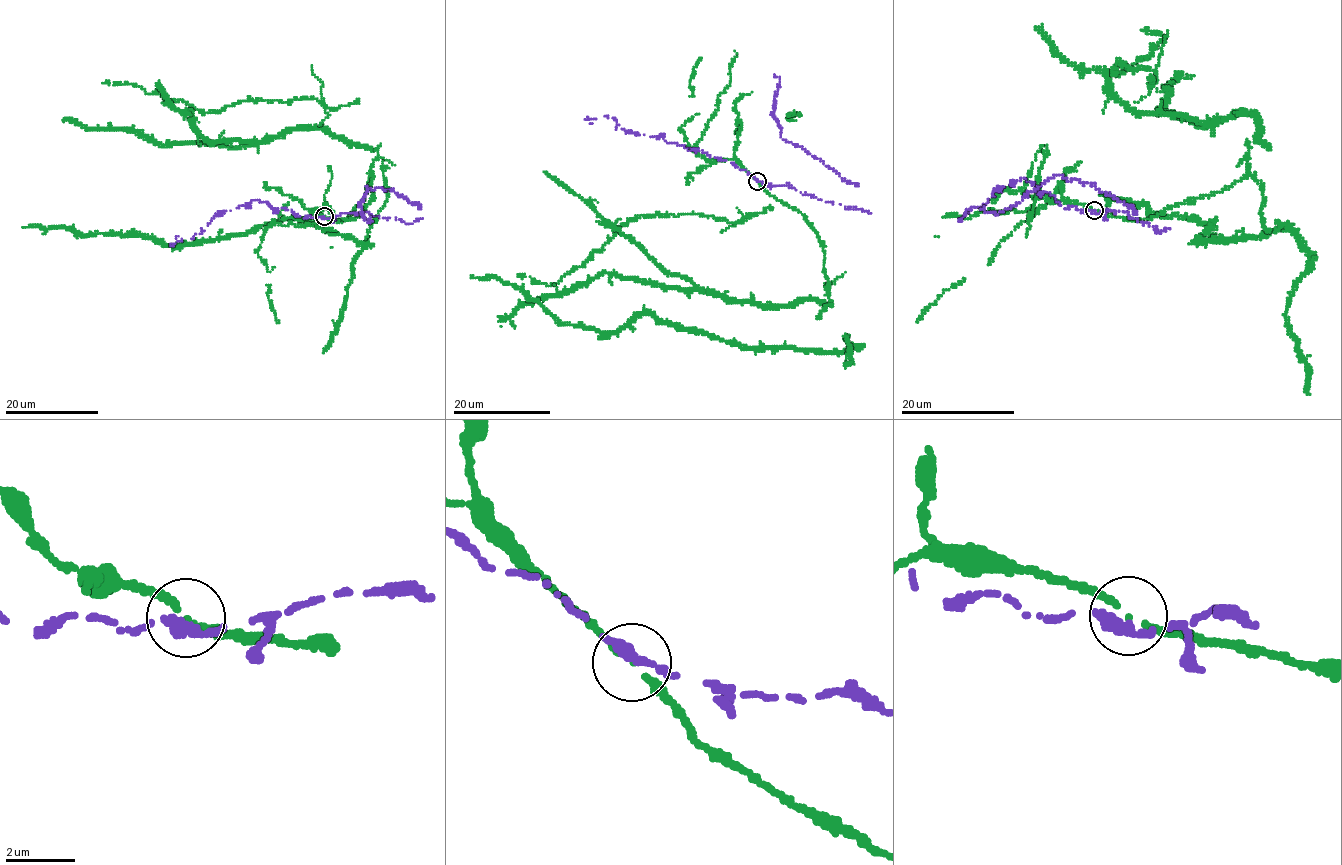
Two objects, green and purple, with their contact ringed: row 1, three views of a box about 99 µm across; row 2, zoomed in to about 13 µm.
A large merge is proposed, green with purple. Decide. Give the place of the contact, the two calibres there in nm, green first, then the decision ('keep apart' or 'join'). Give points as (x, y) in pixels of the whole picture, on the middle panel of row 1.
place (757, 181); calibres 140 and 300 nm; keep apart

